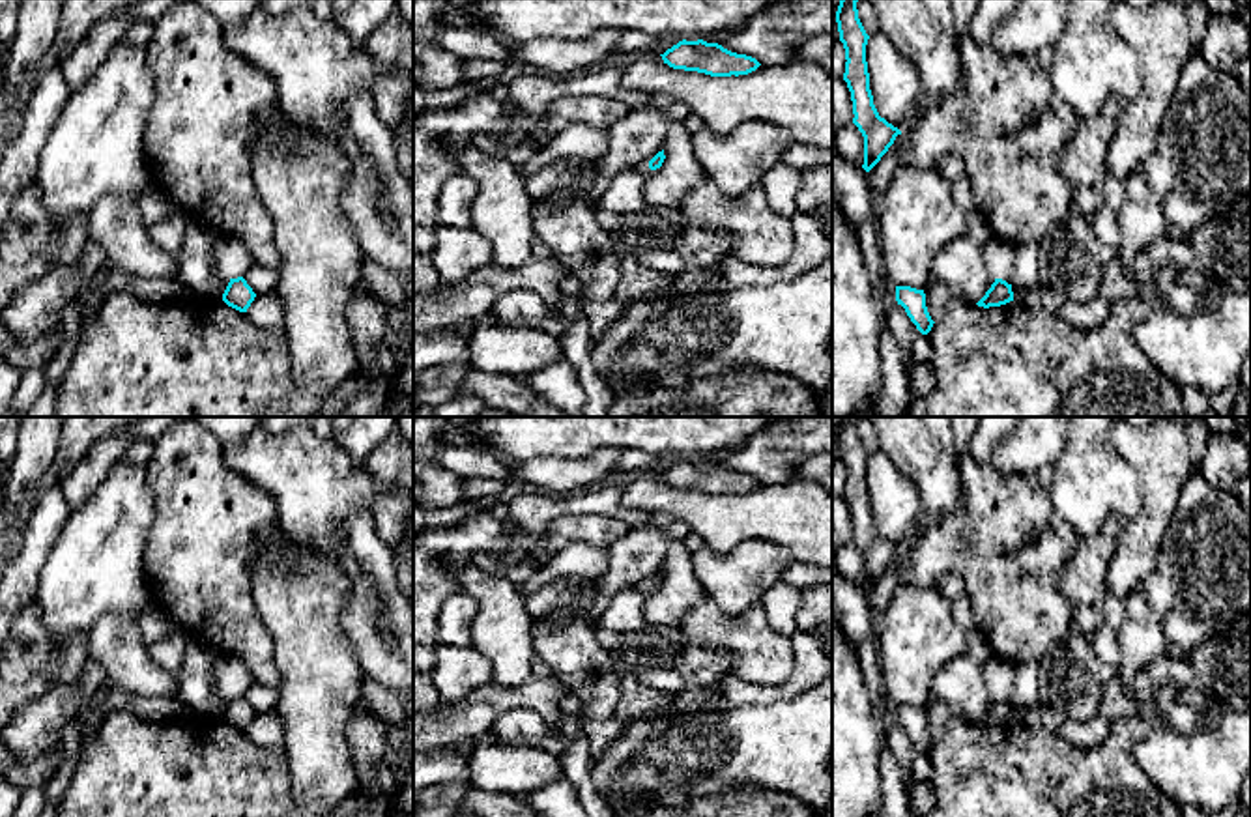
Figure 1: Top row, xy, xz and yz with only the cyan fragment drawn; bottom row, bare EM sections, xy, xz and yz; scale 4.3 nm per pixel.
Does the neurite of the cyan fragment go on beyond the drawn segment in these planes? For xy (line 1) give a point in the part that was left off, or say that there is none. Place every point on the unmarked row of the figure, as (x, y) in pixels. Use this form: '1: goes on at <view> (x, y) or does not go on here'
1: does not go on here

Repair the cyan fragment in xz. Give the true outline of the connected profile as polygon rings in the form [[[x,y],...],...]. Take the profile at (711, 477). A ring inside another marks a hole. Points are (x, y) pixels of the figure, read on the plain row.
[[[683,458],[660,475],[673,488],[697,490],[711,495],[748,494],[761,484],[752,475],[731,471],[718,462],[703,458]]]

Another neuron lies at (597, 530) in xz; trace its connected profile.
[[[567,514],[550,523],[539,537],[529,540],[527,563],[546,565],[568,542],[585,542],[608,548],[630,531],[630,525],[602,514]]]

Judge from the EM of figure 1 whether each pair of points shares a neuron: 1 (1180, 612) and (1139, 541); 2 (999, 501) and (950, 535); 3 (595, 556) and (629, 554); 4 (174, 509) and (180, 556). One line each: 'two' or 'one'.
1: two
2: one
3: two
4: one

